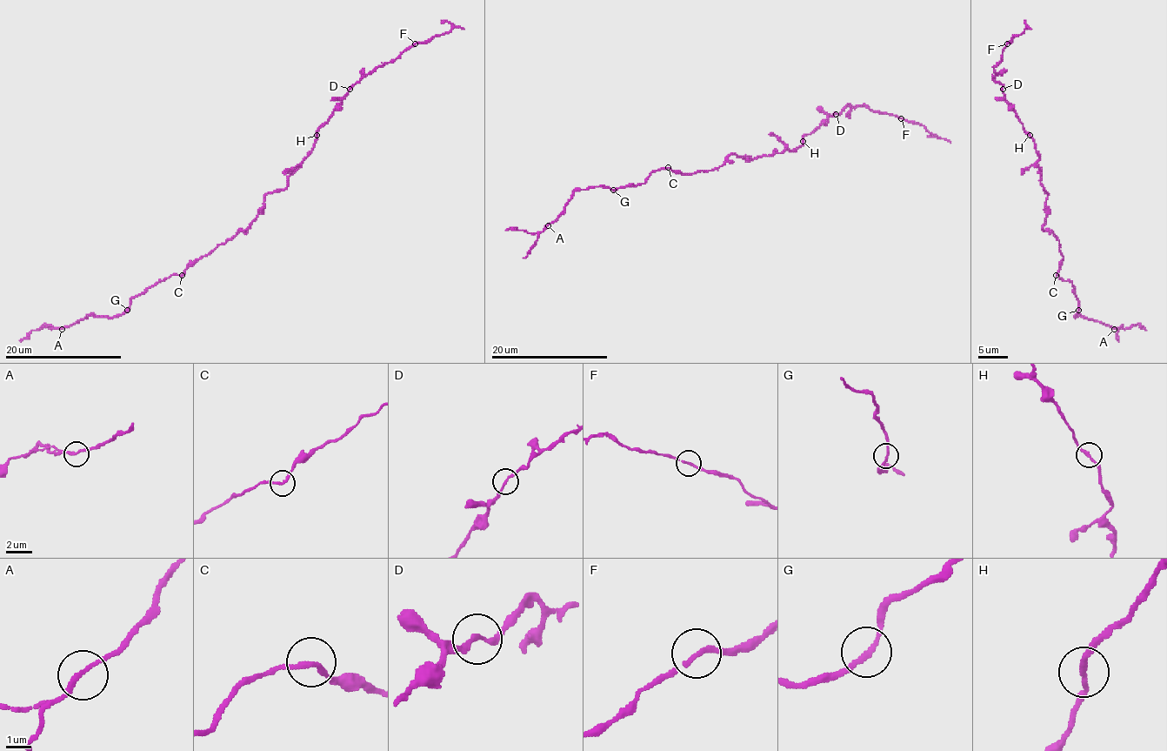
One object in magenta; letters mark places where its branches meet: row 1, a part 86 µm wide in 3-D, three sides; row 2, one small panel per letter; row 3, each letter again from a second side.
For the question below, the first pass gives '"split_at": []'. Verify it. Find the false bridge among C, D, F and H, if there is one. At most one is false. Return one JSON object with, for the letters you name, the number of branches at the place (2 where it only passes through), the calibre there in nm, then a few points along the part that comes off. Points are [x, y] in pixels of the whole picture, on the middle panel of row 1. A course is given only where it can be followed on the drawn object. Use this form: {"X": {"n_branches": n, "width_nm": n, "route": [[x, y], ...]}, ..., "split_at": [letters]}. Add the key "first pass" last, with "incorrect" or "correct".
{"split_at": [], "first pass": "correct"}

